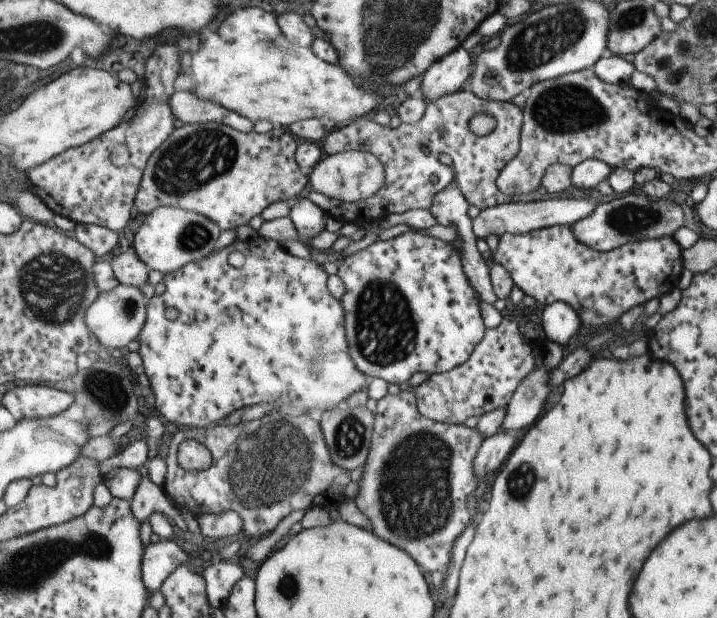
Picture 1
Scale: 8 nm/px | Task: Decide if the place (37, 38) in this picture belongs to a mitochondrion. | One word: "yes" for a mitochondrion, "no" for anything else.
yes

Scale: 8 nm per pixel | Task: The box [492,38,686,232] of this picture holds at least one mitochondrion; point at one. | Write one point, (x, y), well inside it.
(564, 108)

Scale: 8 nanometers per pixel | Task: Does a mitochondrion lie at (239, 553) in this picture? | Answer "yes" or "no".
no

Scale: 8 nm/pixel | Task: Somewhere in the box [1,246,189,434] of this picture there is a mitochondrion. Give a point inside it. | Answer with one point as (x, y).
(55, 286)

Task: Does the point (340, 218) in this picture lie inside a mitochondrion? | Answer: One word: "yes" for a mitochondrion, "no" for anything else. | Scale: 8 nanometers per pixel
no

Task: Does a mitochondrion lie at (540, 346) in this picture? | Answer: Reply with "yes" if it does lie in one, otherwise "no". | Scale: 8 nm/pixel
no

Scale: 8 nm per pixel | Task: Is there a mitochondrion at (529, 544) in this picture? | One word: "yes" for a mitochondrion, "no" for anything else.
no

